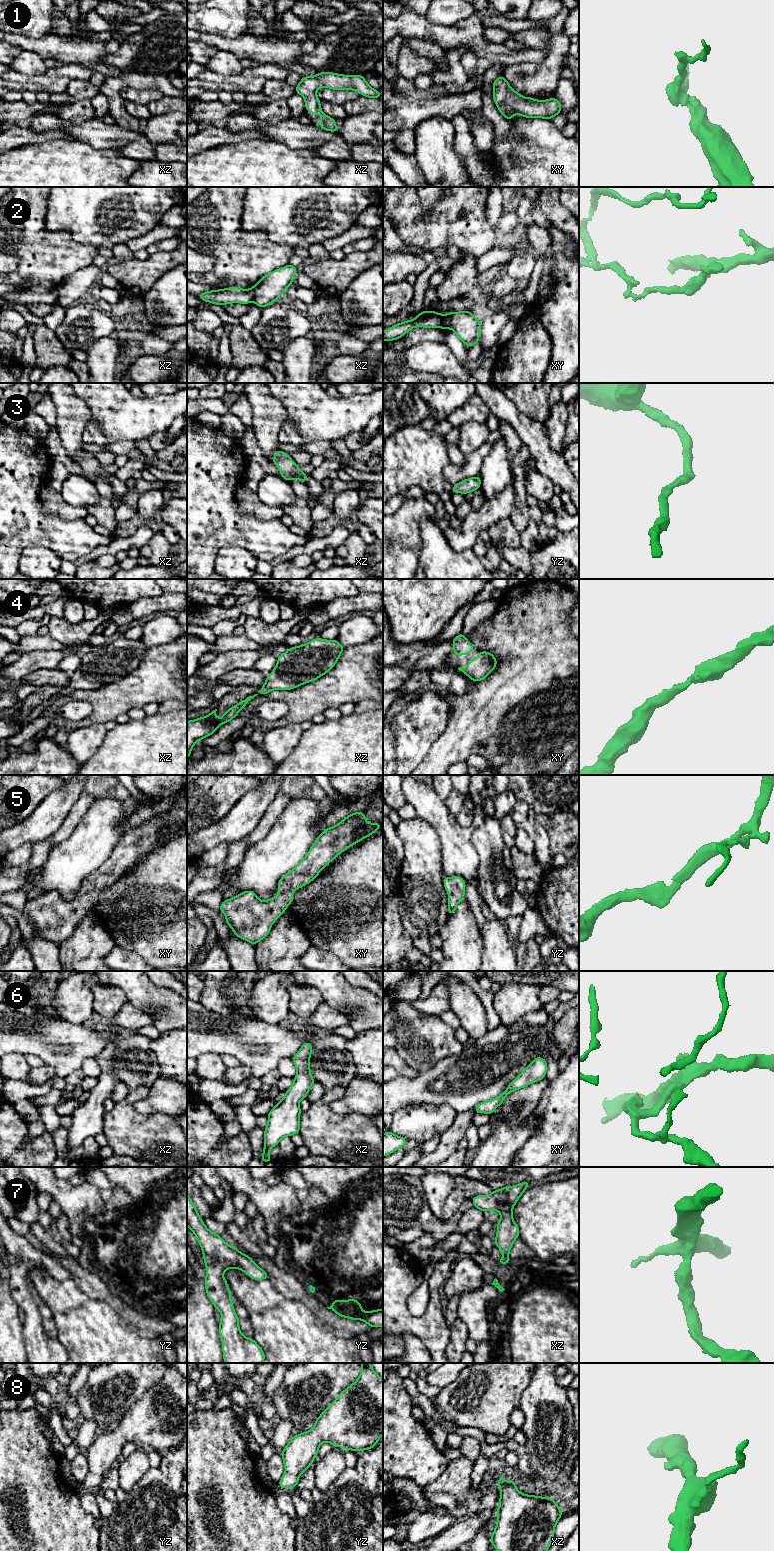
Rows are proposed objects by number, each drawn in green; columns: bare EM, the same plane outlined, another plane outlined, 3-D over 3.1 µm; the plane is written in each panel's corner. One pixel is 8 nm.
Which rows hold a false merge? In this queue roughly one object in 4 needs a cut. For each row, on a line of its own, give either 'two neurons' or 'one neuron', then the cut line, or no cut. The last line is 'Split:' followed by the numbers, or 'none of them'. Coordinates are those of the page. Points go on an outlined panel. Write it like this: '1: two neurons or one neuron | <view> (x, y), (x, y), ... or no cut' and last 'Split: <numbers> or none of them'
1: one neuron | no cut
2: two neurons | xy (446, 314), (449, 320), (449, 327)
3: one neuron | no cut
4: one neuron | no cut
5: one neuron | no cut
6: one neuron | no cut
7: one neuron | no cut
8: one neuron | no cut
Split: 2

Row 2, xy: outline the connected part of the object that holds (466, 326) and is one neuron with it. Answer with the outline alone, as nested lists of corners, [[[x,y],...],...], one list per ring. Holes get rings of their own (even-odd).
[[[450,312],[447,314],[449,328],[467,346],[474,346],[479,341],[481,322],[470,312]]]

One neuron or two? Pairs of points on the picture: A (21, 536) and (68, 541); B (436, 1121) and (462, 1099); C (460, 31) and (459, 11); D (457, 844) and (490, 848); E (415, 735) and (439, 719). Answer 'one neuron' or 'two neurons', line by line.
A: one neuron
B: two neurons
C: two neurons
D: two neurons
E: one neuron

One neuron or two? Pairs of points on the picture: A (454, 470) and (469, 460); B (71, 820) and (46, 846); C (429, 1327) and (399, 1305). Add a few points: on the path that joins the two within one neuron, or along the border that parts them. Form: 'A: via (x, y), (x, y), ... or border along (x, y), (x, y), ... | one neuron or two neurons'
A: via (458, 470), (461, 470), (467, 464) | one neuron
B: via (66, 827), (53, 839) | one neuron
C: via (421, 1327), (416, 1326), (403, 1313) | one neuron

